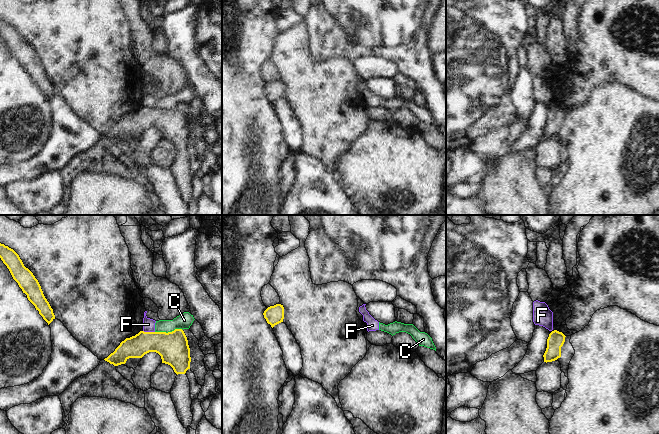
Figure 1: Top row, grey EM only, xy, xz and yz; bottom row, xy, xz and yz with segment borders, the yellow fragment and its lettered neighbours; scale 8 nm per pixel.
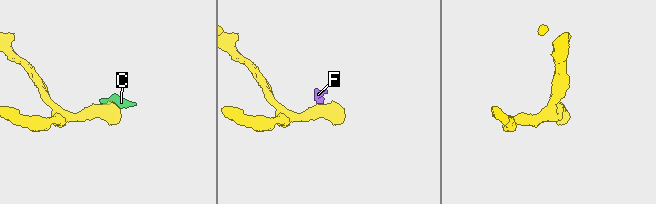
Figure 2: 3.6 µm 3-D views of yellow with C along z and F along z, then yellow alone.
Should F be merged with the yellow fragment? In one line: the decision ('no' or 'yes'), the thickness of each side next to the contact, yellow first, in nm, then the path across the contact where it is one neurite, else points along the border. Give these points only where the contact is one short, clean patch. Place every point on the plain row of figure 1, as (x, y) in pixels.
no | 240/100 nm

